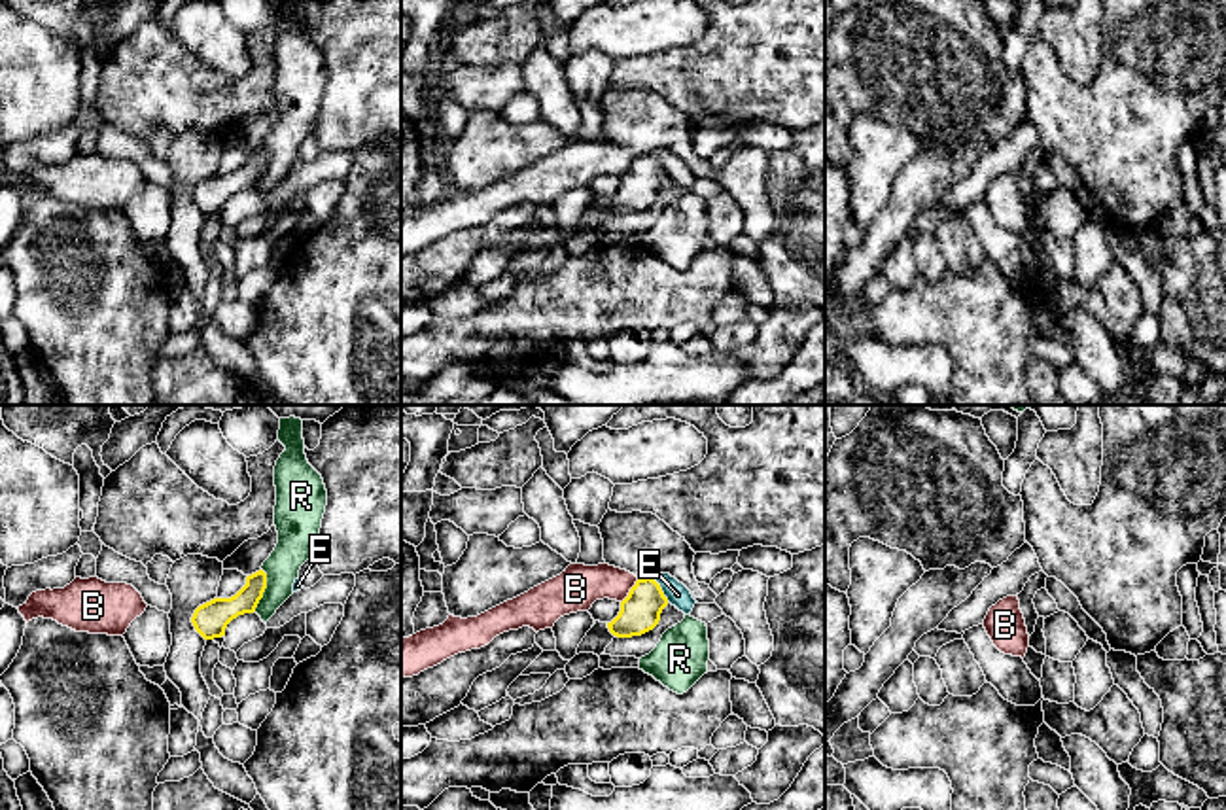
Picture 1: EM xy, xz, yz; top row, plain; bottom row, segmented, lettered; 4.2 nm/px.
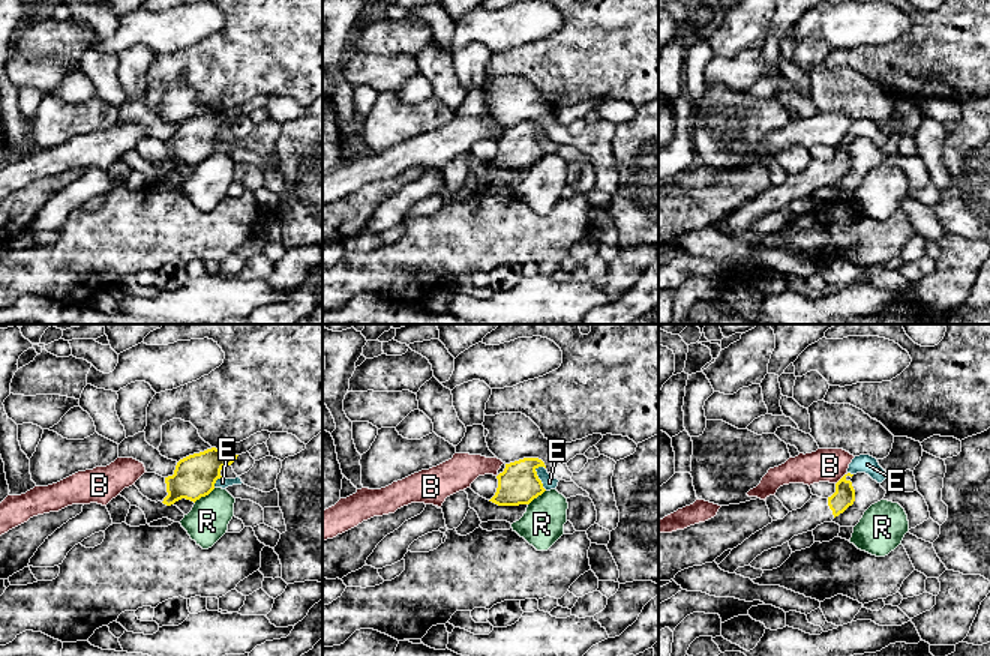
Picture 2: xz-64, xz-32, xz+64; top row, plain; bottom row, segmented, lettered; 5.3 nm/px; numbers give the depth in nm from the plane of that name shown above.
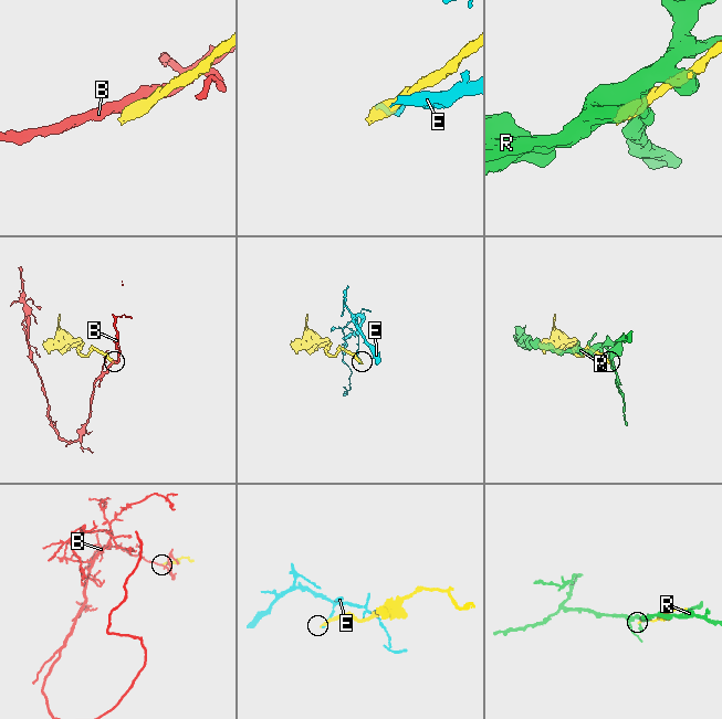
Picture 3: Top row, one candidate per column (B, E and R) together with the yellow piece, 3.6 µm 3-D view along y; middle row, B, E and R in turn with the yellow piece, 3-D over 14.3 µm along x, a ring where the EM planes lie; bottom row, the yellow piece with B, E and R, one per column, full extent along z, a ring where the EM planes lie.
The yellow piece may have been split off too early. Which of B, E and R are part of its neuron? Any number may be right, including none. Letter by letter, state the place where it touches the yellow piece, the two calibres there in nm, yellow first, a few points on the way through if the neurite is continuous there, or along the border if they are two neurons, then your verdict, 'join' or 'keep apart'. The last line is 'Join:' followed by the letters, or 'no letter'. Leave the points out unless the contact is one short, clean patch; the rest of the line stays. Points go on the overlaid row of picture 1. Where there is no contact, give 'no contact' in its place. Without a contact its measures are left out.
B: contact xz (630, 591); calibres 180 and 190 nm; border xz (638, 580), (621, 602); keep apart
E: contact xz (661, 589); calibres 180 and 100 nm; keep apart
R: contact xy (263, 591); calibres 140 and 160 nm; keep apart
Join: no letter

